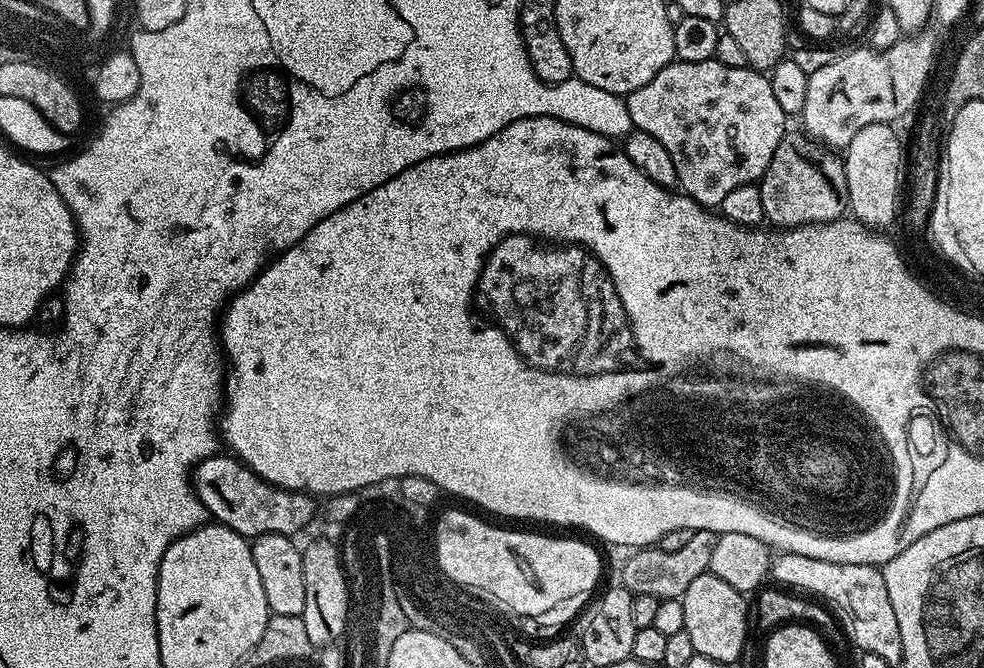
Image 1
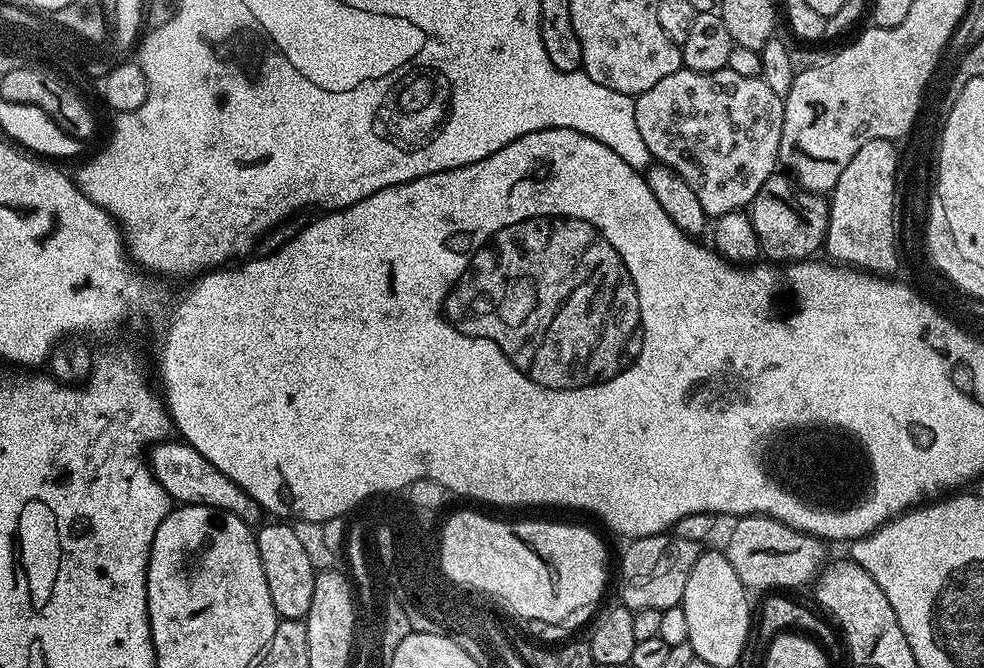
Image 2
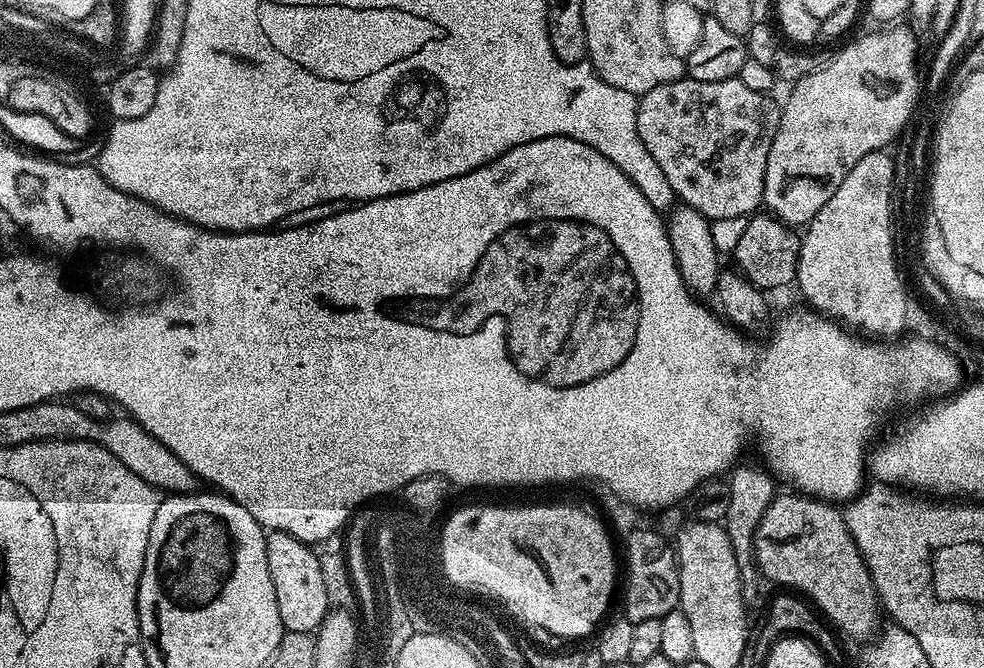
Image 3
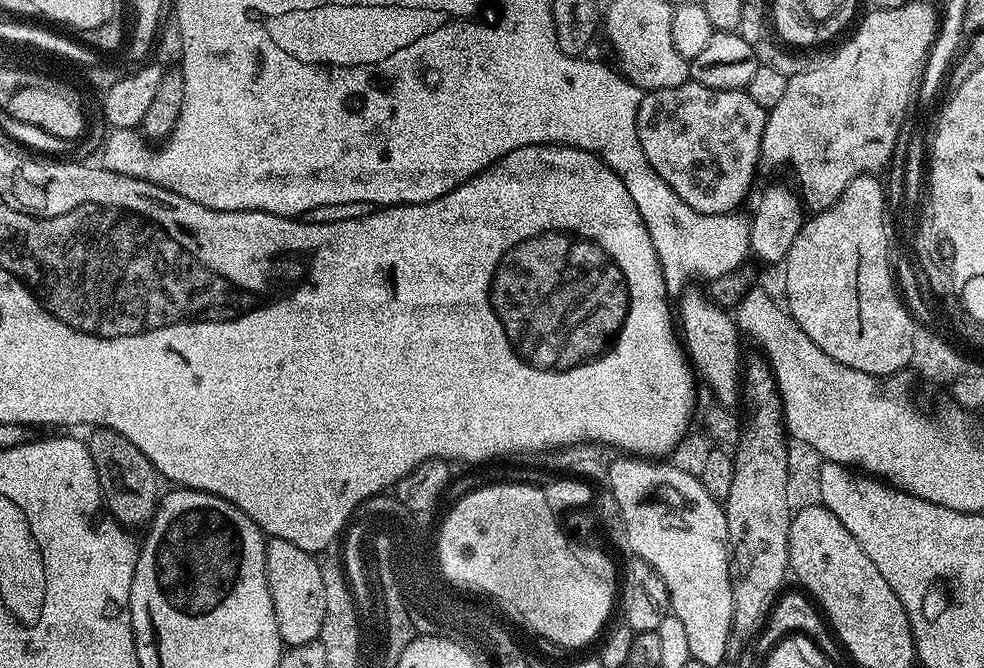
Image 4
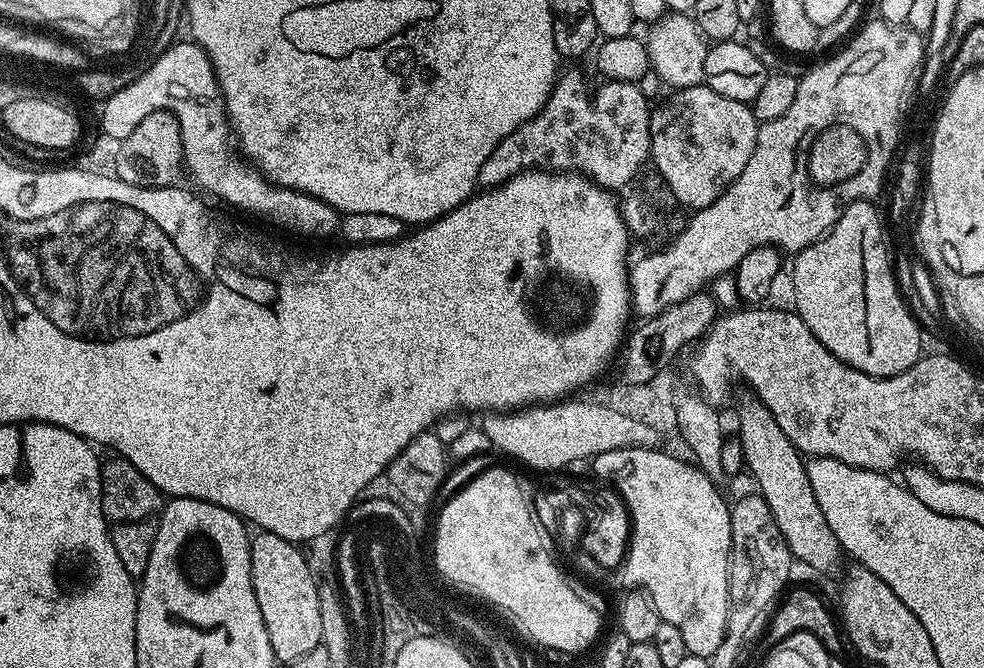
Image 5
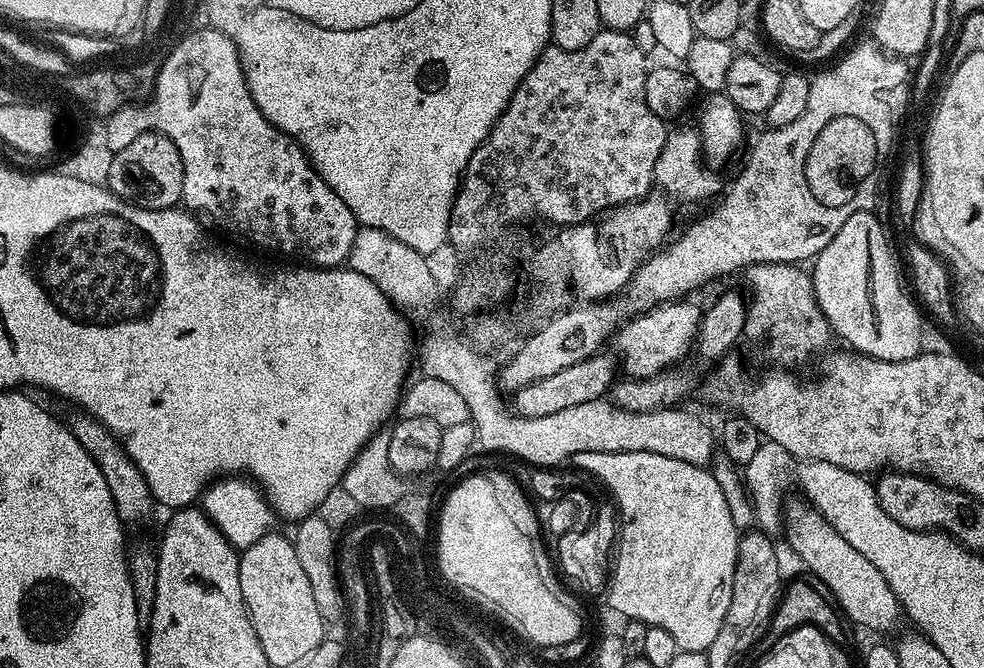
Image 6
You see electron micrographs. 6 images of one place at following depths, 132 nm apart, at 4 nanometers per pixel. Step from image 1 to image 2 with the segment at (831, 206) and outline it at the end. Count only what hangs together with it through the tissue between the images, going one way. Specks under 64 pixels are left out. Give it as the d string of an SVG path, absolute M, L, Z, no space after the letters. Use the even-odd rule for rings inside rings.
M774 174L762 182L762 190L758 190L750 205L750 215L754 234L760 243L761 253L772 262L799 262L815 257L823 249L826 230L828 229L829 201L819 192L807 192L796 183L791 175Z

